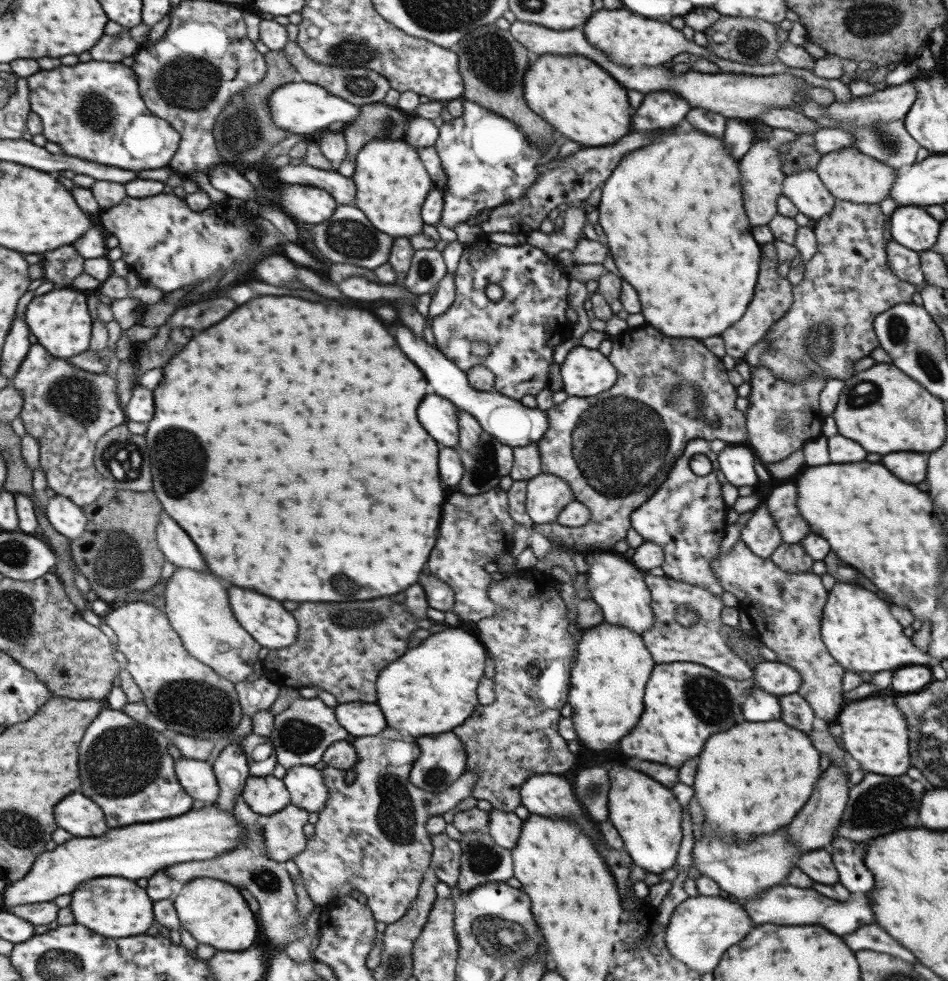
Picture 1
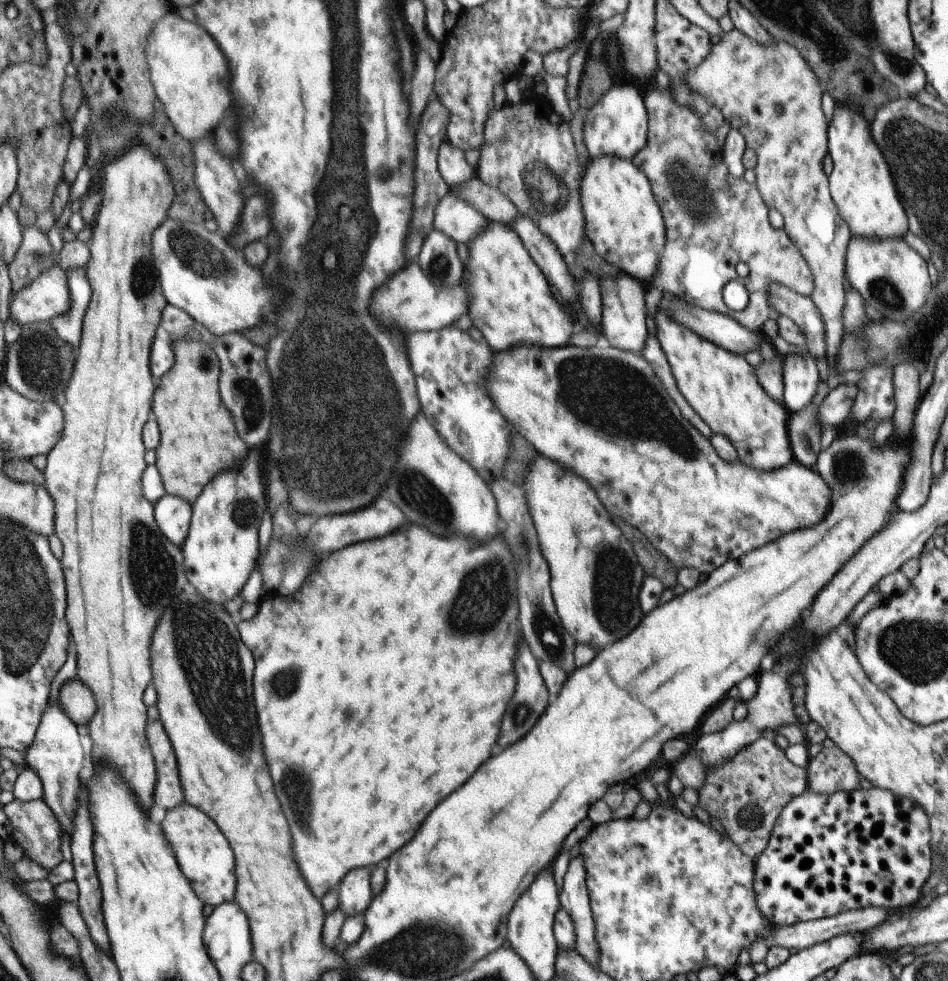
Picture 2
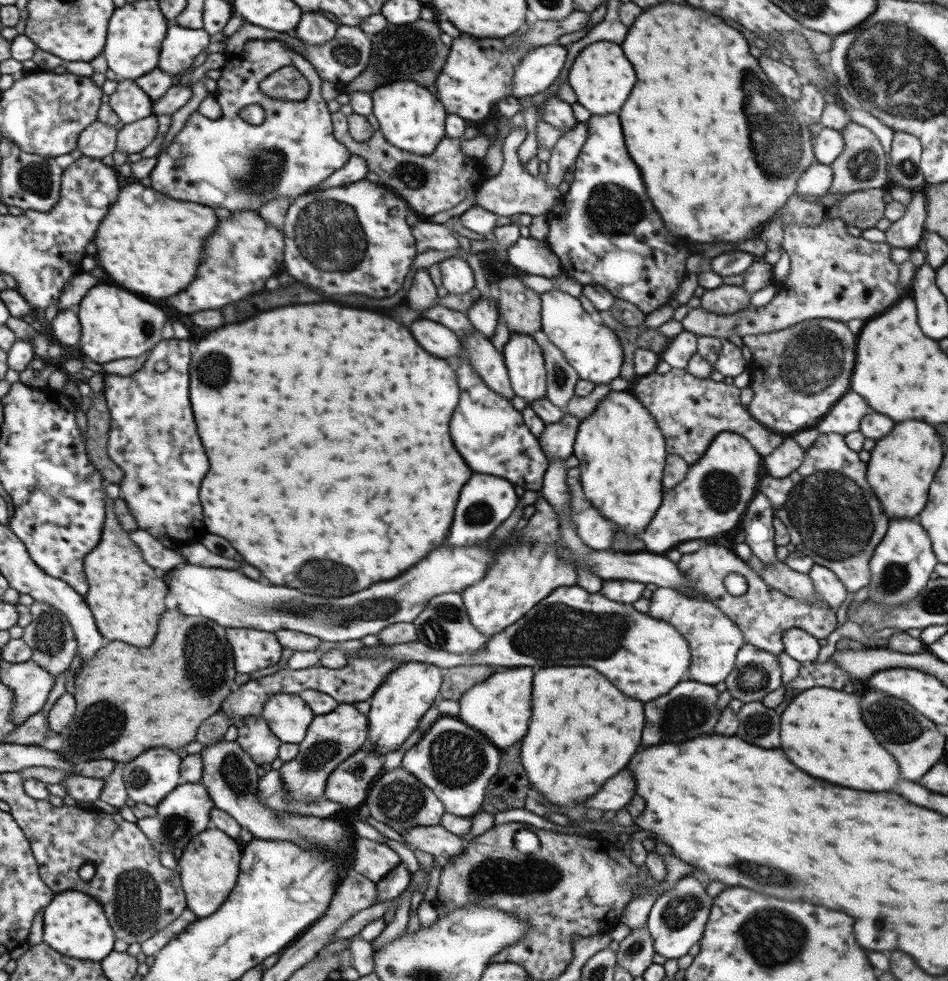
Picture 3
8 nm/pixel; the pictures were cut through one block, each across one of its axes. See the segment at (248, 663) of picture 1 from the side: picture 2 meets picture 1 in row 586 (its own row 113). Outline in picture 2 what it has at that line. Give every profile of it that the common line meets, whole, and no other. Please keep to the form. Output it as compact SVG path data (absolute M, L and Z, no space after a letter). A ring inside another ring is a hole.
M168 11L153 24L145 40L144 52L149 80L165 116L181 138L193 144L199 142L231 106L225 56L203 28L183 20L173 11Z

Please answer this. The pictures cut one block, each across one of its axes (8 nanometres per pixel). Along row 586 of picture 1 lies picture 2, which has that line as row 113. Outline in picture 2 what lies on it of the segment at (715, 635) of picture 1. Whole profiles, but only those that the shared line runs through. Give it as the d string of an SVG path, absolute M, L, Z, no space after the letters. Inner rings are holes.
M653 80L645 86L642 98L647 114L646 142L633 156L631 164L647 178L665 226L665 242L659 254L659 268L653 276L653 286L667 292L668 296L673 294L672 298L687 305L729 316L743 328L760 332L767 318L775 319L778 316L767 304L767 284L777 282L800 296L809 297L811 294L813 280L805 260L783 232L783 228L771 228L767 220L769 209L761 200L755 185L748 184L742 177L733 178L729 175L721 151L717 150L715 133L703 128L697 112L675 104L667 87L654 86ZM739 262L743 262L749 269L744 278L739 278L735 273L735 264ZM733 280L739 281L748 295L747 305L741 311L729 310L721 300L725 284Z

